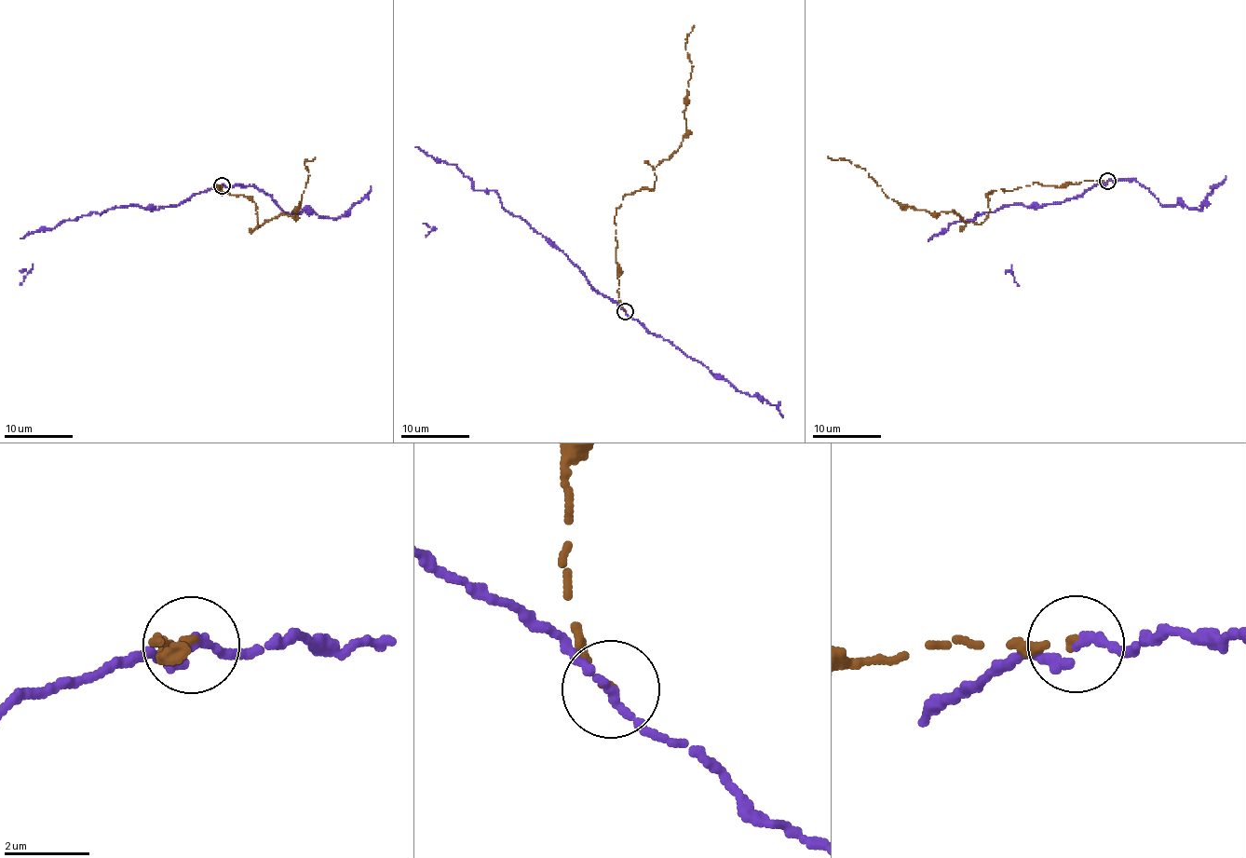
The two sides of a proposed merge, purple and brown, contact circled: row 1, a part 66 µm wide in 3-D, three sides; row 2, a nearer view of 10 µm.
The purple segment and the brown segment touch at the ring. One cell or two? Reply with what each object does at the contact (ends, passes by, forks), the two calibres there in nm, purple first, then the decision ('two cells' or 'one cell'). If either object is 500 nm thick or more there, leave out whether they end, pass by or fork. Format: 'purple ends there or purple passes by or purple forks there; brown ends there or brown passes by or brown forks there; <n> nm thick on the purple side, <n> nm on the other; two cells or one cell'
purple passes by; brown ends there; 200 nm thick on the purple side, 140 nm on the other; two cells

